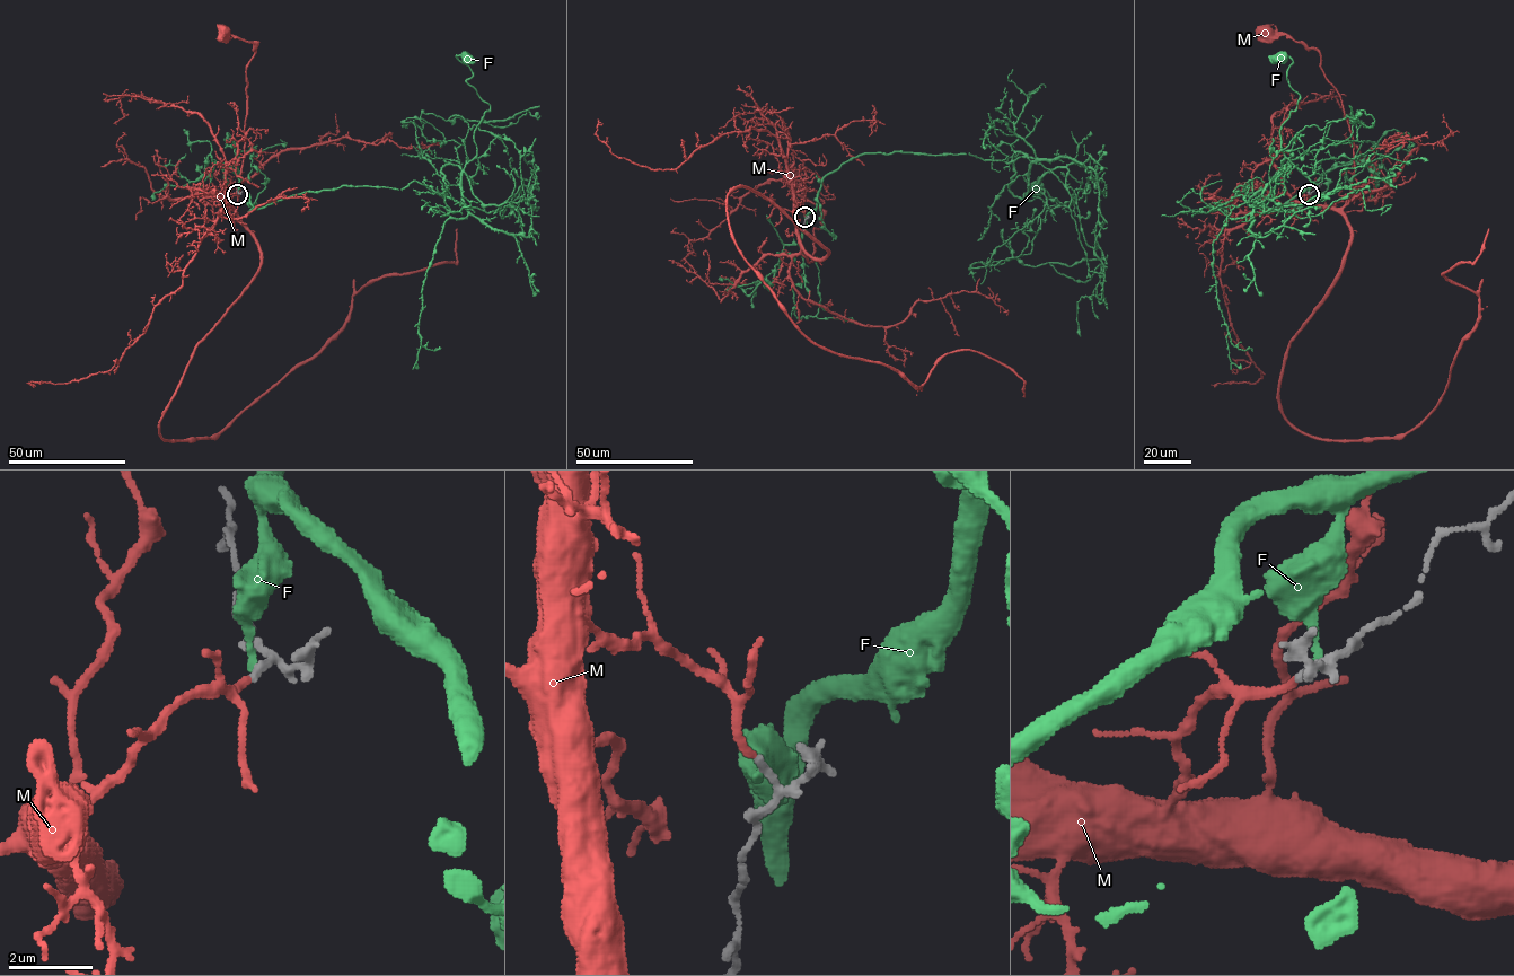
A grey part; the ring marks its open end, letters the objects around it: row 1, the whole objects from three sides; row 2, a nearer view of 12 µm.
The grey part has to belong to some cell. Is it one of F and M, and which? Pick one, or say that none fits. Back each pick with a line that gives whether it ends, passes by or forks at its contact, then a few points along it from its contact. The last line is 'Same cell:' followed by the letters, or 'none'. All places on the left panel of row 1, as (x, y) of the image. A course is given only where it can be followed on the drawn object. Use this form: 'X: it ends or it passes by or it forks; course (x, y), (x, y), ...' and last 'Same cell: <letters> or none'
M: it ends; course (237, 194), (228, 202), (232, 208), (237, 201), (244, 157), (246, 67), (254, 49), (252, 43), (222, 34)
Same cell: M

